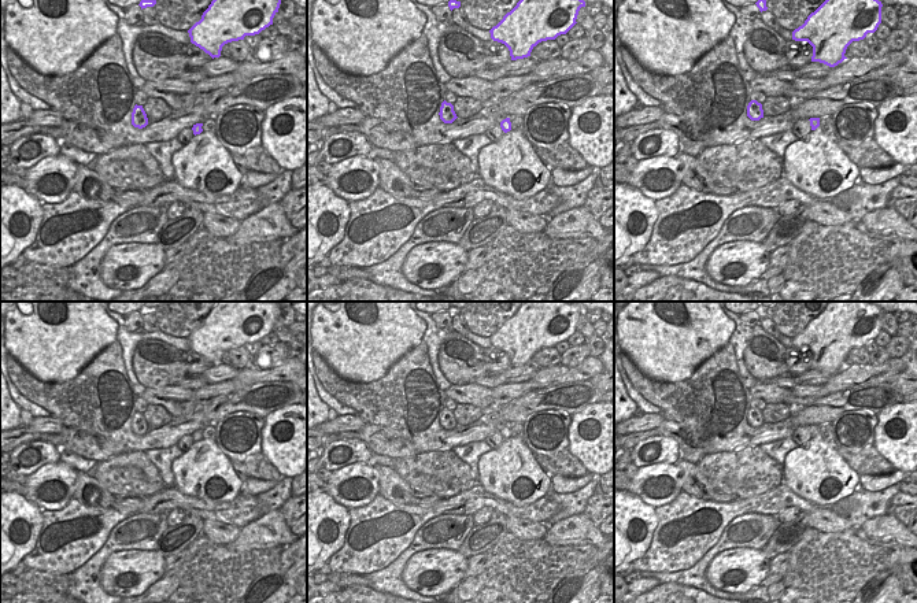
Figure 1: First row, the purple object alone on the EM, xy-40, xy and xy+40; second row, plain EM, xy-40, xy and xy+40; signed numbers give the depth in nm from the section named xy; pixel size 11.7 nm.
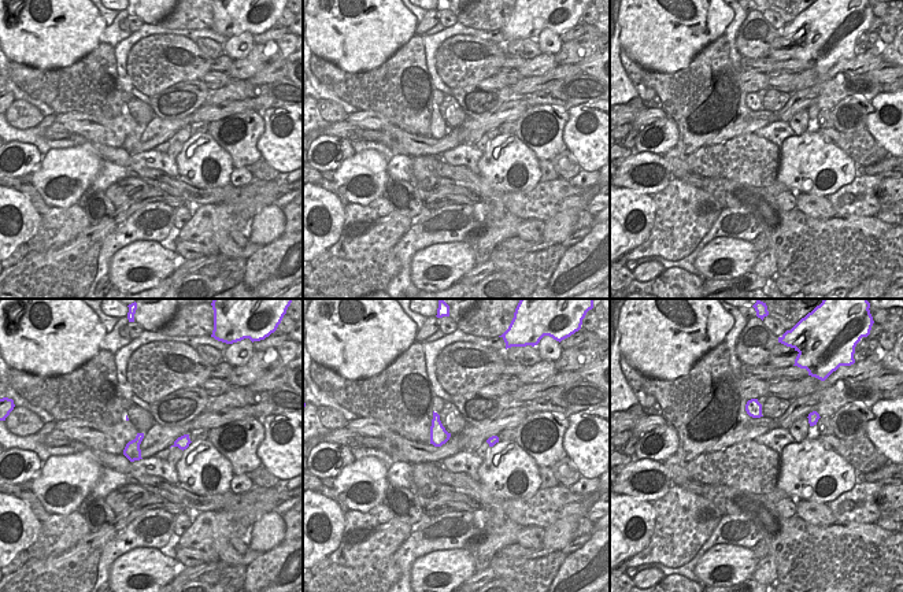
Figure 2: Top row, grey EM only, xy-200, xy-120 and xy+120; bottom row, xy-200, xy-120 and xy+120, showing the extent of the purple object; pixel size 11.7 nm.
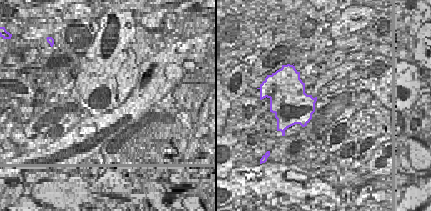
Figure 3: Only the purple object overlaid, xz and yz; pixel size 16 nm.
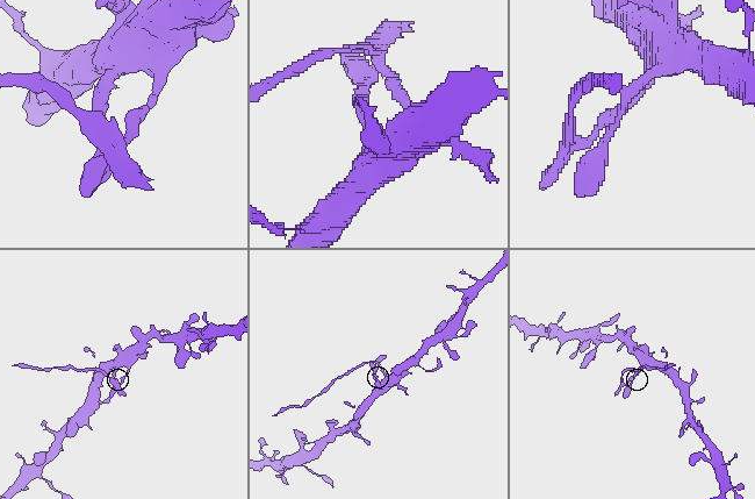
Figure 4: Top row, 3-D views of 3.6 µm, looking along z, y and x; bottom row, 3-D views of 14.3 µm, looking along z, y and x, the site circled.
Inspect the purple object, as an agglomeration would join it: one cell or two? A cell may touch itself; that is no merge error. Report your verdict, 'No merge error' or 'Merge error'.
Merge error

